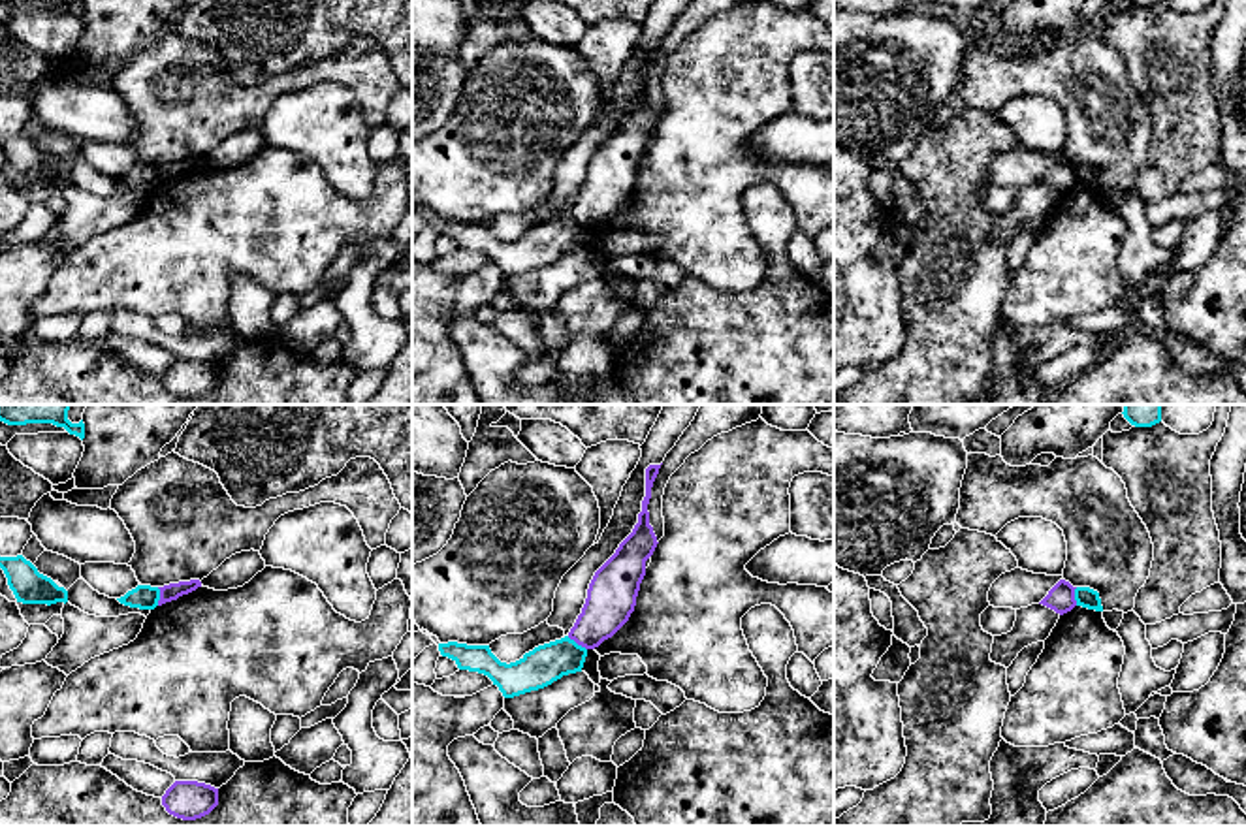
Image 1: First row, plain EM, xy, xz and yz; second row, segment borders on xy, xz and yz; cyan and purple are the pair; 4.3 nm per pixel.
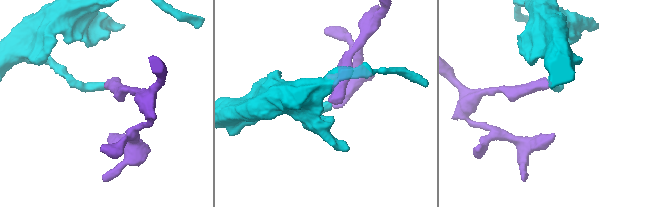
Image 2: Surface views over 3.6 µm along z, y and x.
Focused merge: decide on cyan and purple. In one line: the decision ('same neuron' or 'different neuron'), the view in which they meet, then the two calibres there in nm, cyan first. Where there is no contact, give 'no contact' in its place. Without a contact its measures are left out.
different neuron | xz | 160/200 nm

